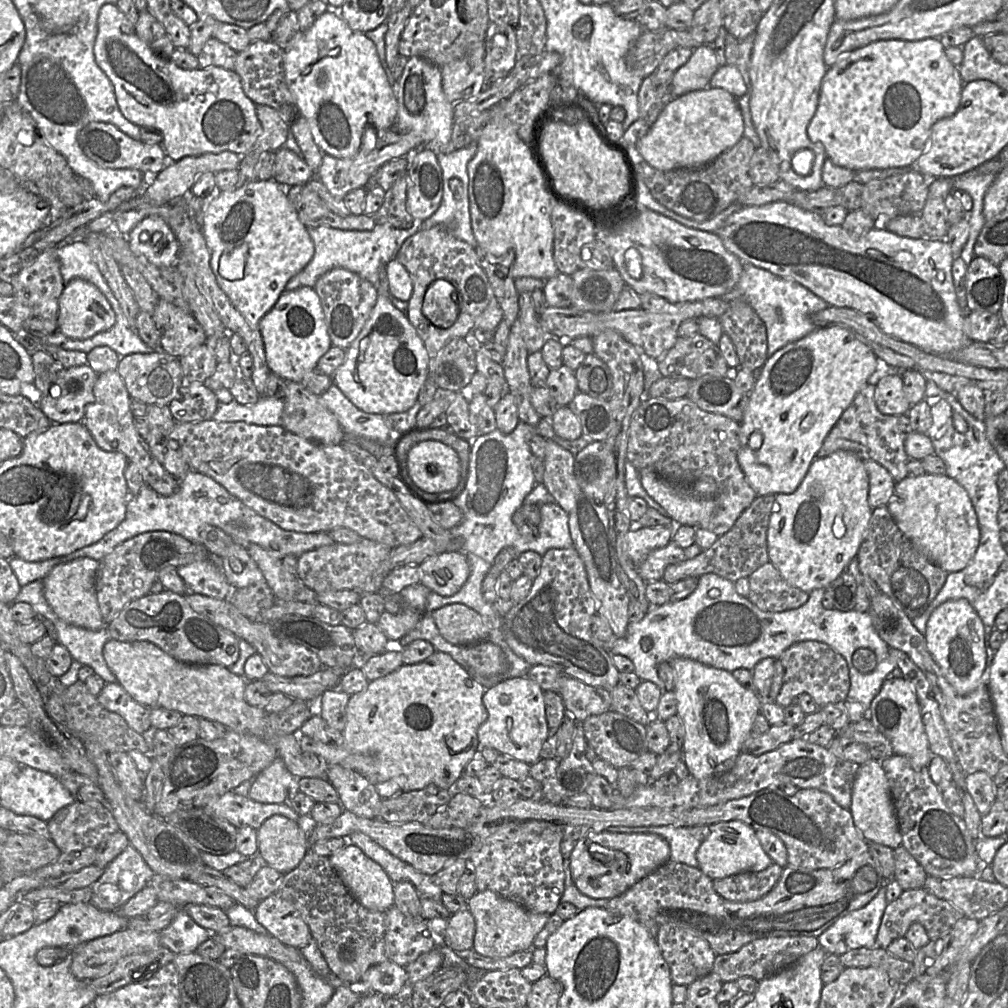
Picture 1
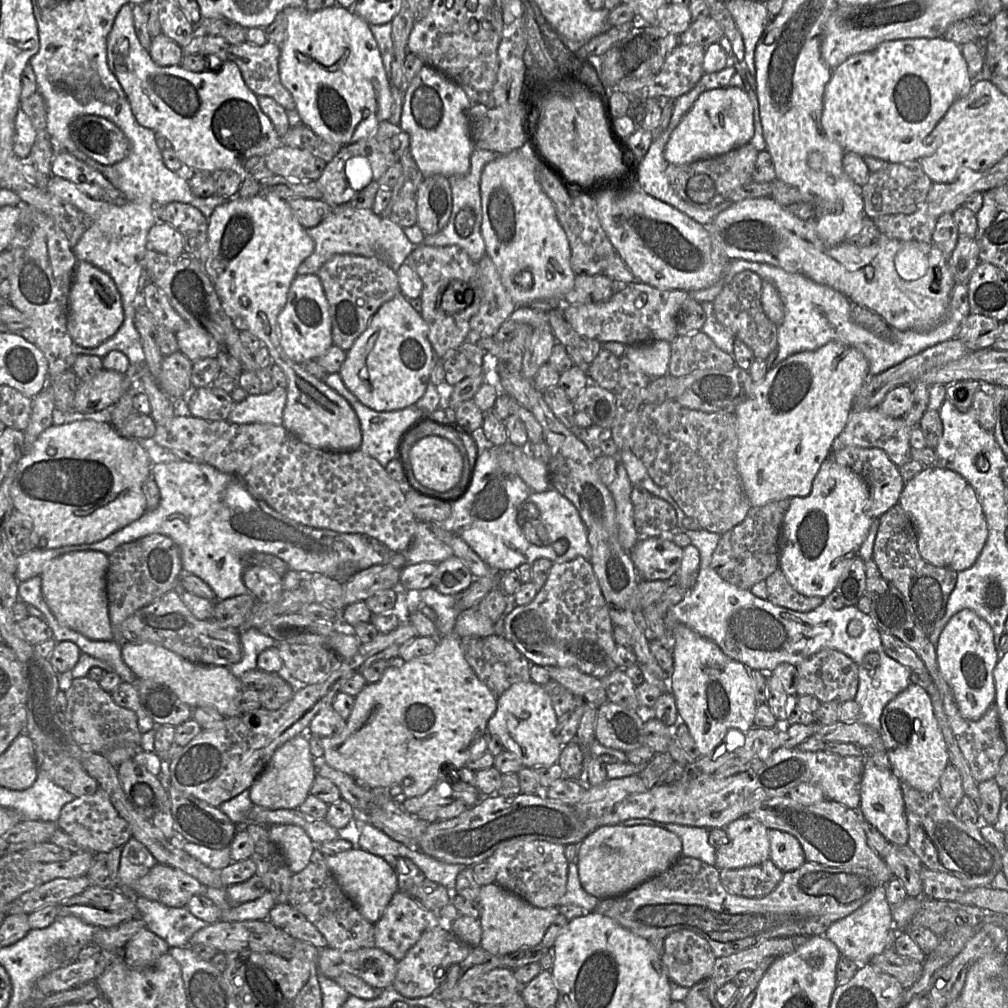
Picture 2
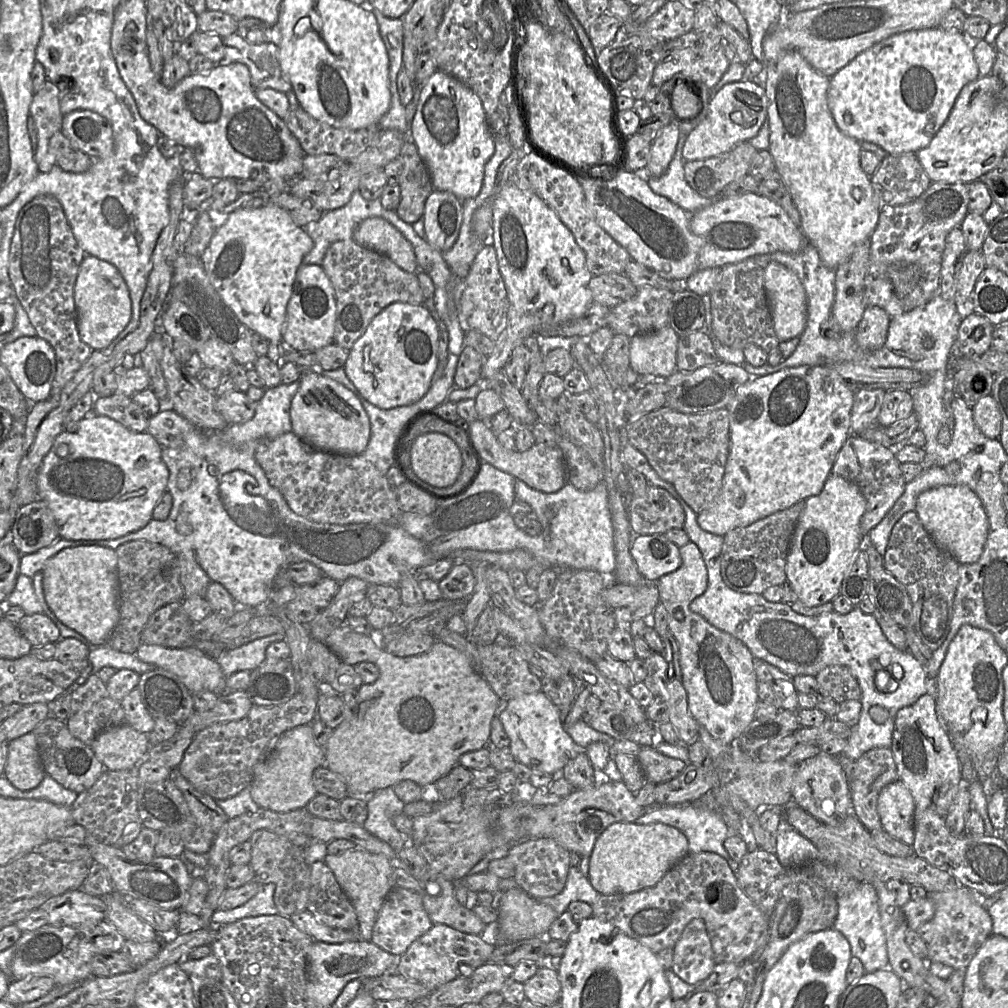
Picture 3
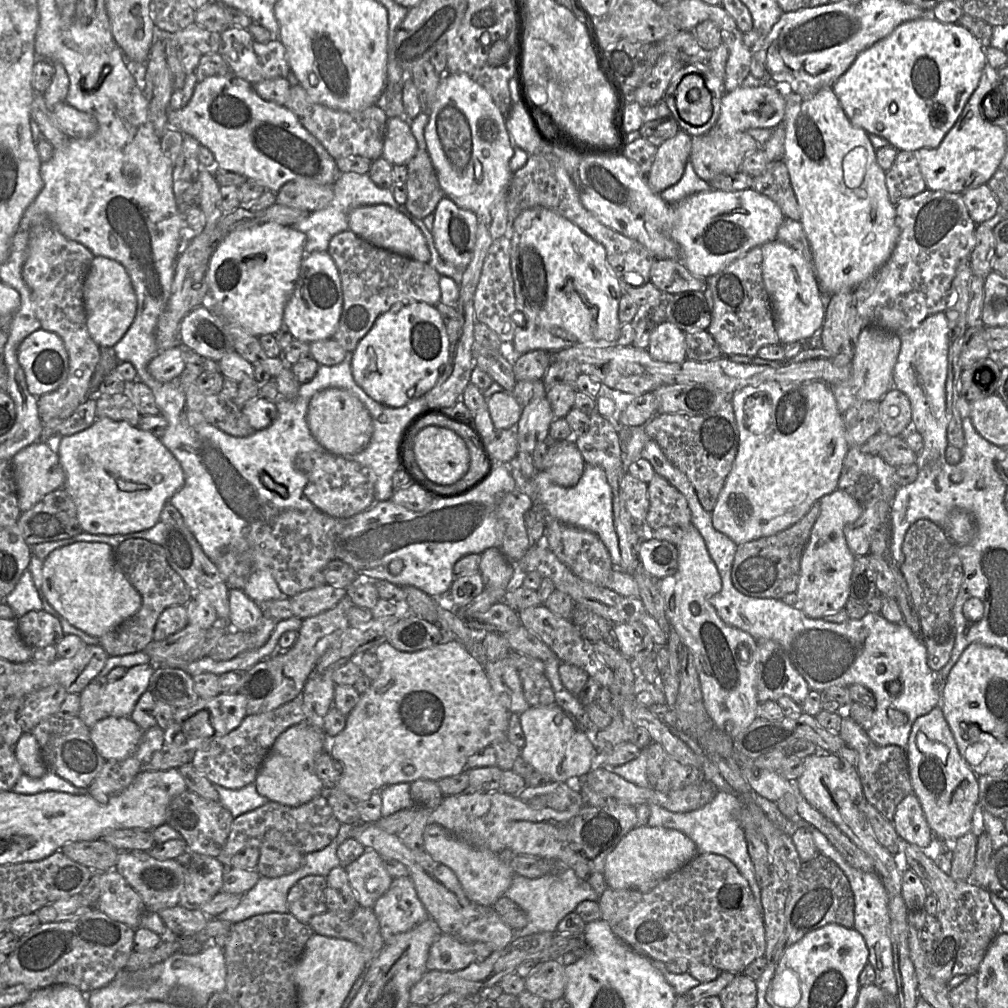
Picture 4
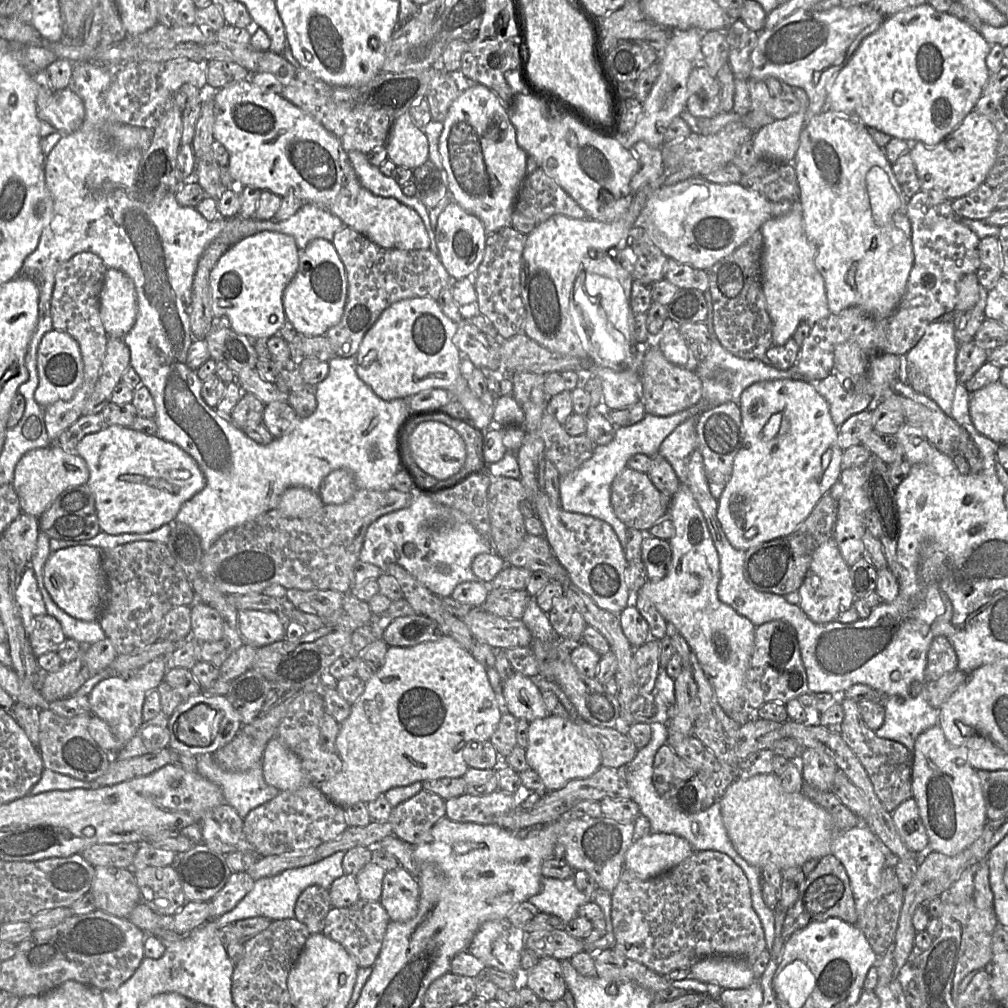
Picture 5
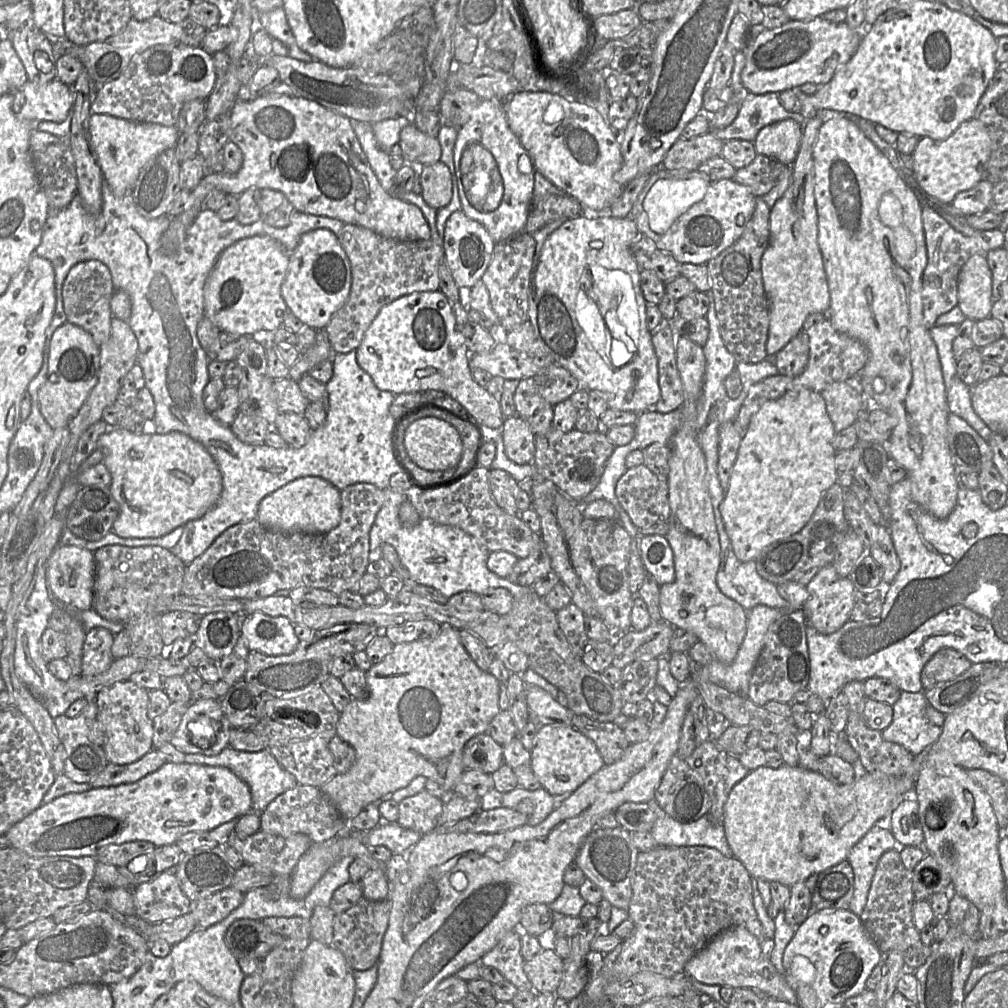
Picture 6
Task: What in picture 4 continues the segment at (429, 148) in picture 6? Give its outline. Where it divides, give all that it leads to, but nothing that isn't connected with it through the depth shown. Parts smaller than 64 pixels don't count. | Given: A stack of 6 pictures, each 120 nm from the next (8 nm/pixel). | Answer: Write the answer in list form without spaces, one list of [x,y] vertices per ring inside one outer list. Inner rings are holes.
[[[394,117],[388,118],[382,157],[394,165],[407,165],[418,150],[410,121]]]

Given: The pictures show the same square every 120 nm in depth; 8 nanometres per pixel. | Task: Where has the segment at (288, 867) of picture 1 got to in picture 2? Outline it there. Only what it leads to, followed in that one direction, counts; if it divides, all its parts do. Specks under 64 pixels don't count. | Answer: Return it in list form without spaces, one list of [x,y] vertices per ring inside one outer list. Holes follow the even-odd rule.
[[[291,824],[267,827],[270,840],[281,850],[291,872],[296,874],[305,869],[317,848],[305,830]]]

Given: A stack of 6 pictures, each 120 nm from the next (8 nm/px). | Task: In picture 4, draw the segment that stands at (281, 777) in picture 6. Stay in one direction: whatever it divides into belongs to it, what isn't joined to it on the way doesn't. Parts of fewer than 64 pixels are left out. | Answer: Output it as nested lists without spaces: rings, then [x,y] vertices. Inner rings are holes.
[[[254,782],[235,790],[219,785],[213,786],[219,795],[219,802],[234,818],[261,807],[269,801],[257,792]]]

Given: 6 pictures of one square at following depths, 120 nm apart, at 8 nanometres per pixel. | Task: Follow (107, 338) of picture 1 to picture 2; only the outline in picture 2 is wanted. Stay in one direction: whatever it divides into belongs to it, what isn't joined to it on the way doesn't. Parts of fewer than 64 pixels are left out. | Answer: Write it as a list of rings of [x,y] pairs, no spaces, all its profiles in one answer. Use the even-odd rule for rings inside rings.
[[[123,305],[123,310],[123,323],[112,337],[94,348],[82,348],[73,345],[75,354],[95,355],[102,359],[109,352],[117,350],[127,356],[130,365],[142,365],[145,362],[145,357],[142,342],[134,324],[135,309],[130,305]]]

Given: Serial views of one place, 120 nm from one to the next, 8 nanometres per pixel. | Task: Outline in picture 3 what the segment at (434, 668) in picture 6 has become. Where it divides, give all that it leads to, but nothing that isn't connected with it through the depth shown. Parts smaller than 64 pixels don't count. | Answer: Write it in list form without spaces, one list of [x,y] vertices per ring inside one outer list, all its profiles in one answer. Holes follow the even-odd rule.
[[[347,624],[334,629],[325,639],[324,643],[340,658],[342,663],[355,666],[360,662],[372,662],[380,671],[380,676],[375,682],[371,684],[363,683],[359,687],[358,700],[355,707],[352,709],[350,715],[334,729],[324,748],[325,765],[345,782],[347,796],[369,797],[378,790],[393,787],[404,780],[413,781],[427,791],[433,788],[436,781],[447,775],[459,763],[460,757],[463,754],[489,746],[492,720],[495,716],[498,716],[500,706],[505,702],[498,697],[488,682],[474,668],[468,657],[455,647],[441,641],[436,641],[427,652],[414,656],[398,657],[378,646],[375,632],[370,635],[360,634],[355,632]]]

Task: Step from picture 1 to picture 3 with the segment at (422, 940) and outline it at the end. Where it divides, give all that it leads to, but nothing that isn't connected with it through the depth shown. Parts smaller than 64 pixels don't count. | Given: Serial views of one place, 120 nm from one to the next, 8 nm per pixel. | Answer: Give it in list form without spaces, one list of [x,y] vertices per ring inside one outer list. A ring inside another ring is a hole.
[[[395,885],[382,905],[372,931],[371,942],[383,950],[401,957],[419,937],[429,931],[433,922],[429,918],[417,892]]]

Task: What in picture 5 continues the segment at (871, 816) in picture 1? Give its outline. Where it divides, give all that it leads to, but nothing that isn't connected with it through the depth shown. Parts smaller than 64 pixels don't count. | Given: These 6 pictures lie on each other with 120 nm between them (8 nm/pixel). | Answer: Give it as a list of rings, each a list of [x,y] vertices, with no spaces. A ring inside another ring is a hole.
[[[913,797],[903,801],[891,813],[895,828],[906,847],[919,853],[928,846],[928,836]]]

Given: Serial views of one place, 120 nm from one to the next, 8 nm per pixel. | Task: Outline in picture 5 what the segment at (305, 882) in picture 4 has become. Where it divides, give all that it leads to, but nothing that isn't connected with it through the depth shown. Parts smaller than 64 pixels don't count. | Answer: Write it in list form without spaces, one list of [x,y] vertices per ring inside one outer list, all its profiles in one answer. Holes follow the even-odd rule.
[[[312,885],[297,899],[295,918],[305,924],[311,934],[322,933],[324,920],[332,908],[329,890]]]

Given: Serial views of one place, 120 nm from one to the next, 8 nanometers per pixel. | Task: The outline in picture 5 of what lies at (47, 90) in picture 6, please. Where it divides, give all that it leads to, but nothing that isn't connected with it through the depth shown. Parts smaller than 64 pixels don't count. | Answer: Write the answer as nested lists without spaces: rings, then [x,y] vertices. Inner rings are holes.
[[[70,87],[55,90],[48,105],[37,111],[37,117],[51,124],[58,133],[70,135],[79,130],[85,120],[84,104]]]

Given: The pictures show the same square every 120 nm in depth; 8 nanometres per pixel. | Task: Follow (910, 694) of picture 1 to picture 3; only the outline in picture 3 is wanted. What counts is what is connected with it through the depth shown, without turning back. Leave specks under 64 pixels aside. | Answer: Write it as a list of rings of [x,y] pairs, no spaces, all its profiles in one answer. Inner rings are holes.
[[[932,686],[929,693],[922,695],[914,704],[903,707],[897,712],[890,749],[893,753],[898,777],[909,789],[915,806],[920,809],[932,809],[937,814],[946,817],[963,780],[957,751],[937,716],[934,695],[935,686]]]

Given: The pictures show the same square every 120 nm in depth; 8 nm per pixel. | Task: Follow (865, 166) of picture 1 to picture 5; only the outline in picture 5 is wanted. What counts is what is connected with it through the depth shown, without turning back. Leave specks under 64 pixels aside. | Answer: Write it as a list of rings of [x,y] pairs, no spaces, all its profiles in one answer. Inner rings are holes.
[[[923,4],[885,18],[880,27],[868,35],[847,64],[835,75],[826,106],[859,118],[893,138],[936,146],[975,109],[991,74],[986,58],[991,45],[980,32],[949,12],[938,12]]]

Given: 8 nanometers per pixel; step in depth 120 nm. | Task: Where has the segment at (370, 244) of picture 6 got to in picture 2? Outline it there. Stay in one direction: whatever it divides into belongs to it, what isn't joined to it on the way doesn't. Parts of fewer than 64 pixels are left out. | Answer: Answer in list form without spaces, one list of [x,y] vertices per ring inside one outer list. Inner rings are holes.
[[[334,255],[322,265],[317,275],[329,304],[333,343],[346,352],[367,329],[377,310],[400,292],[397,272],[381,257]]]

